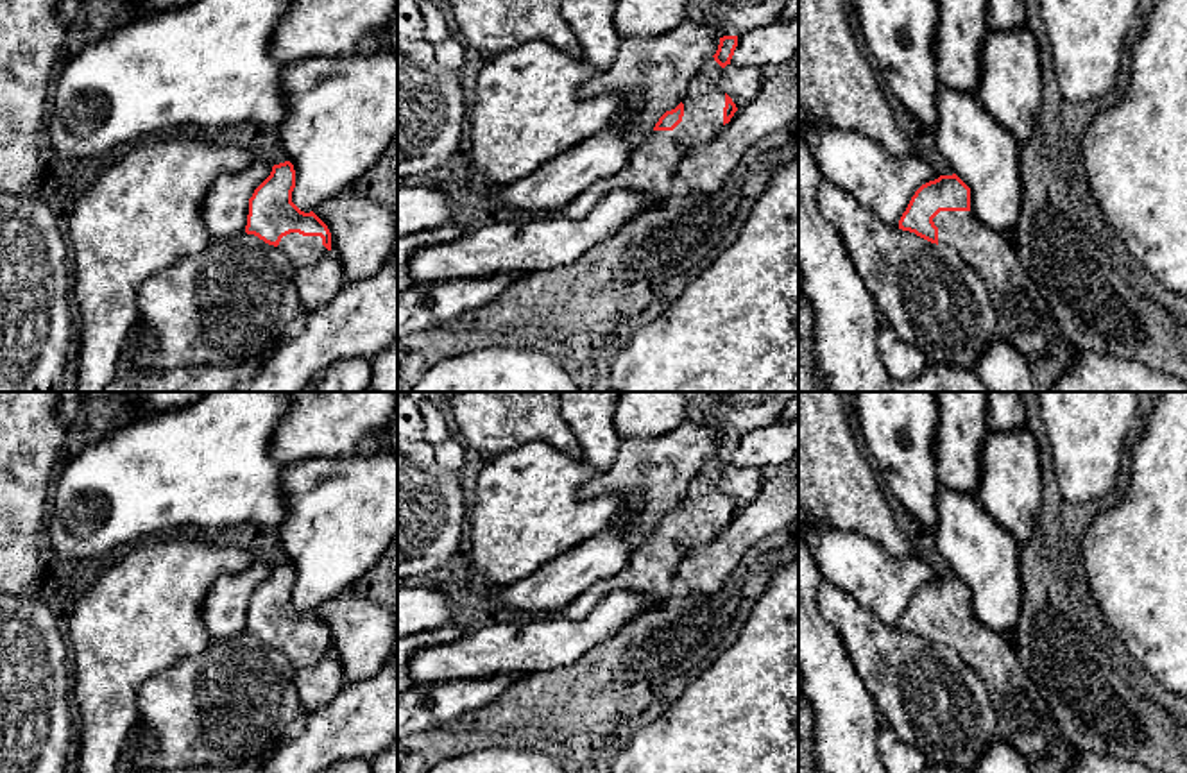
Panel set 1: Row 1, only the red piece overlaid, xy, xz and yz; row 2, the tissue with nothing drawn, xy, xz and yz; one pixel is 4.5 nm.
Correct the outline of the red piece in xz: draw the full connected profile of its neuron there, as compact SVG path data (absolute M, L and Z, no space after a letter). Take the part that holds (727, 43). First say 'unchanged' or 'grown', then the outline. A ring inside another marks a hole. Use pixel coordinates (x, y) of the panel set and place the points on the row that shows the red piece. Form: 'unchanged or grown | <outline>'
grown | M686 0L687 16L716 32L716 54L702 63L684 100L659 118L643 145L632 149L632 157L625 168L591 184L560 213L580 218L614 190L645 193L650 206L666 200L671 195L671 181L687 152L716 136L738 111L732 98L718 88L718 77L730 64L738 38L779 21L788 2Z

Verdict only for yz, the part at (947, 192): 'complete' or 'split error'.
split error

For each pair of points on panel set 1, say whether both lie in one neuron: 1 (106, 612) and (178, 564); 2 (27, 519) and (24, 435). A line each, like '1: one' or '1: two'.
1: one
2: one

